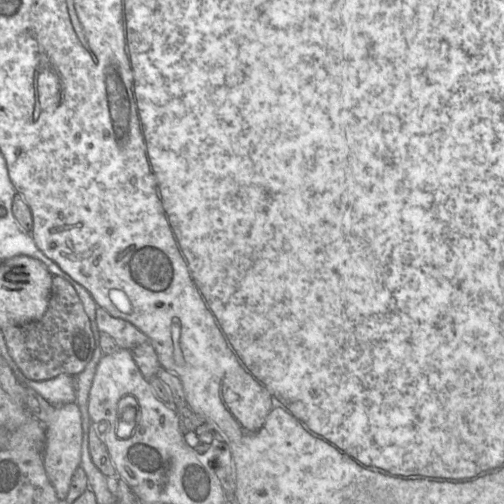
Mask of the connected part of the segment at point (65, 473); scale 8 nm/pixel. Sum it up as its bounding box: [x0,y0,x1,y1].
[43,402,83,501]

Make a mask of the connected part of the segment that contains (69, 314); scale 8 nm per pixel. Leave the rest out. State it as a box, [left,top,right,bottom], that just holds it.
[1,275,95,381]

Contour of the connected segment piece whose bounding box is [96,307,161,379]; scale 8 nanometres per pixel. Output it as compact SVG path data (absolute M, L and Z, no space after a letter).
M98 307L96 322L100 333L113 338L116 345L132 355L140 372L146 379L158 377L161 363L151 340L130 322L111 316Z

